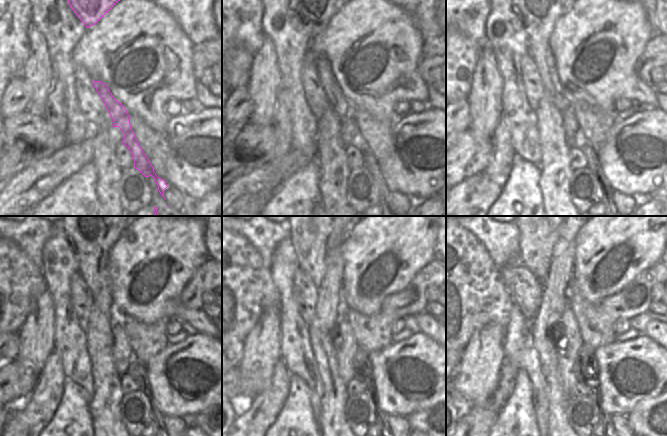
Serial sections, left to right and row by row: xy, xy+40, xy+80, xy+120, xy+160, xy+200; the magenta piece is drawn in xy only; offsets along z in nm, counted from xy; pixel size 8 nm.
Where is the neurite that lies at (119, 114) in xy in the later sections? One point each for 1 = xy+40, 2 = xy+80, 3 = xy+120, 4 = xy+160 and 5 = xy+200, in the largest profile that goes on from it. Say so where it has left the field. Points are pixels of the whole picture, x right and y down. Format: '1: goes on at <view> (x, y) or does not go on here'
1: goes on at xy+40 (316, 12)
2: goes on at xy+80 (539, 12)
3: goes on at xy+120 (91, 236)
4: goes on at xy+160 (313, 236)
5: goes on at xy+200 (538, 236)

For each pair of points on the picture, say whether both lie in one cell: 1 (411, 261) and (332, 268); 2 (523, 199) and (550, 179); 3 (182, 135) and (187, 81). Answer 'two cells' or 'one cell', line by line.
1: two cells
2: two cells
3: two cells

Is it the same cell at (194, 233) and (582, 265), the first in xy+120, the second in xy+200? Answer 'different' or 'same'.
same

